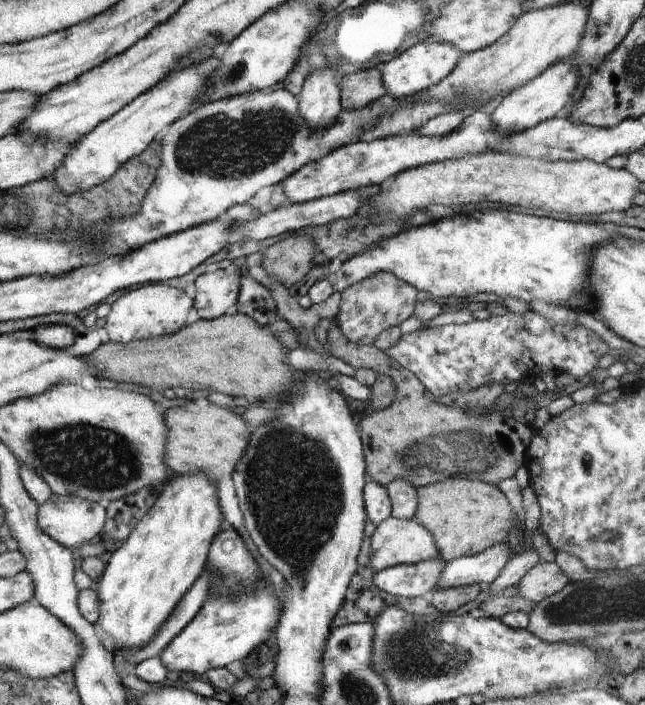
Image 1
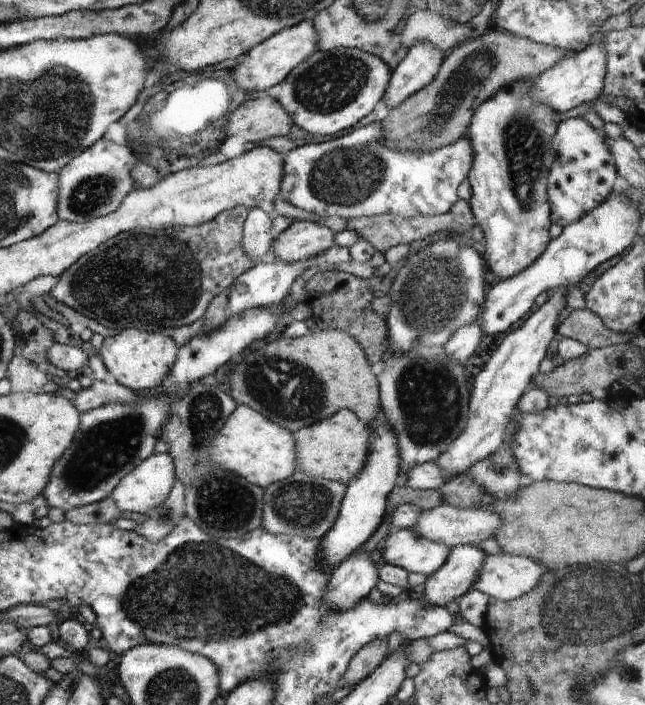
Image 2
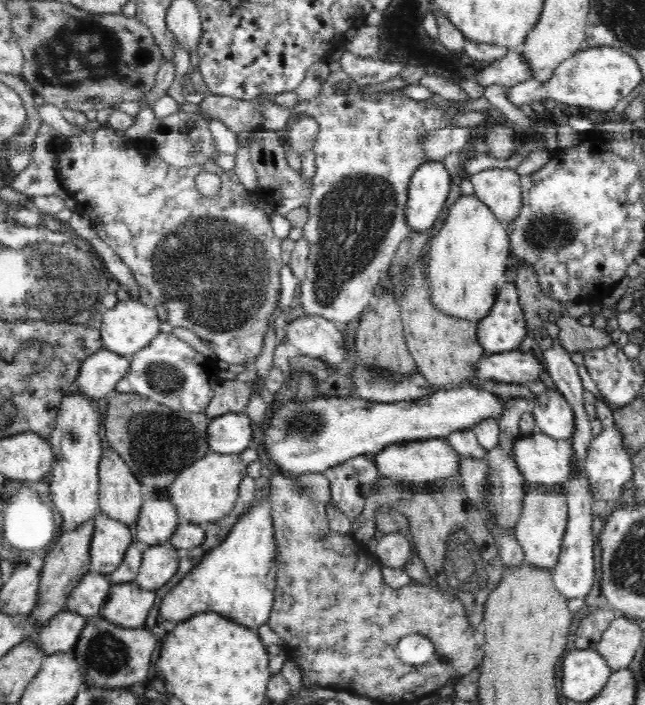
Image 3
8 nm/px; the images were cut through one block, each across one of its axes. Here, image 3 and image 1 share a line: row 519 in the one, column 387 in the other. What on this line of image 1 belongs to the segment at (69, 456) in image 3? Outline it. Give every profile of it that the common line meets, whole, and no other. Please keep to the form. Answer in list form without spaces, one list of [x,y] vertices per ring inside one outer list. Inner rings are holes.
[[[426,38],[424,42],[414,44],[411,48],[400,52],[400,56],[394,56],[390,62],[380,66],[382,85],[392,98],[414,97],[446,78],[463,55],[460,50],[450,44],[440,43],[433,38]]]

